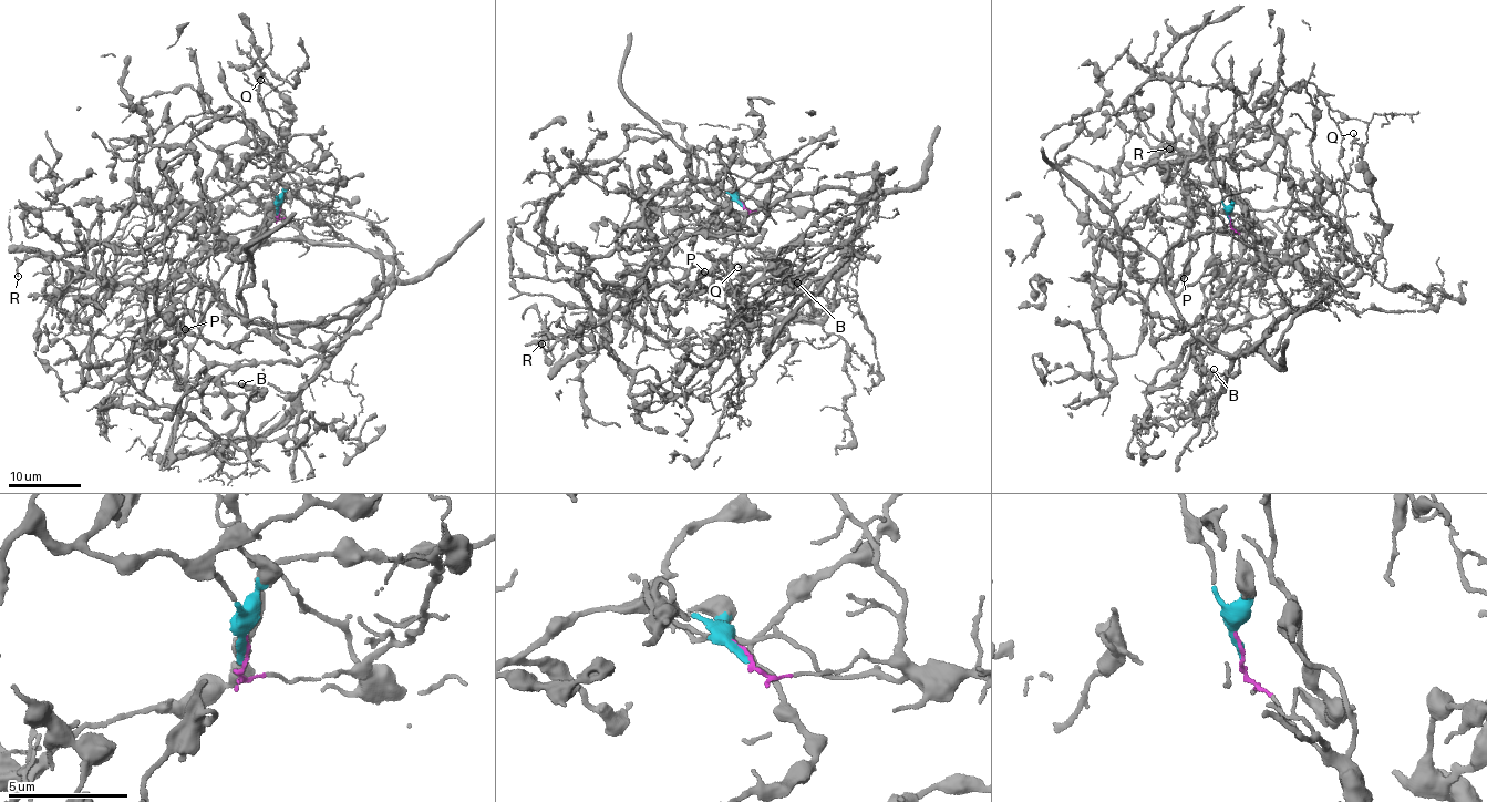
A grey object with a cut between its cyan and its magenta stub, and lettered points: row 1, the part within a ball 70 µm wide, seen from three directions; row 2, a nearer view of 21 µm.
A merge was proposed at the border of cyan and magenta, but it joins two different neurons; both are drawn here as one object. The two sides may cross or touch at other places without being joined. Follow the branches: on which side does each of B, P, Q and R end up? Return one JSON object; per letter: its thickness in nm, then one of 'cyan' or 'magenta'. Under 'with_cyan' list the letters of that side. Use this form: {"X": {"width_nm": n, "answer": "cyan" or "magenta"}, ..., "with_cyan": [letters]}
{"B": {"width_nm": 150, "answer": "magenta"}, "P": {"width_nm": 110, "answer": "cyan"}, "Q": {"width_nm": 140, "answer": "magenta"}, "R": {"width_nm": 140, "answer": "cyan"}, "with_cyan": ["P", "R"]}

